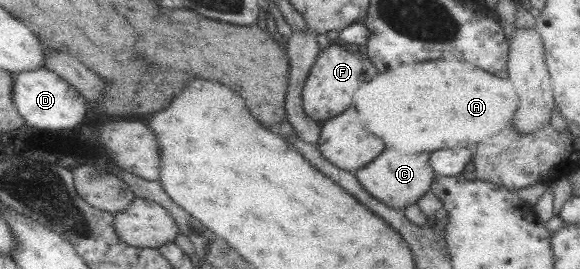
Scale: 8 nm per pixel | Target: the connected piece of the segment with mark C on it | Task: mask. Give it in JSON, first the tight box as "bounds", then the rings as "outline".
{"bounds":[353,148,434,211],"outline":[[[385,148],[375,159],[366,163],[363,167],[353,171],[357,181],[364,190],[388,205],[402,211],[407,205],[413,205],[430,188],[434,171],[428,162],[430,152],[419,154],[402,154],[393,148]]]}

